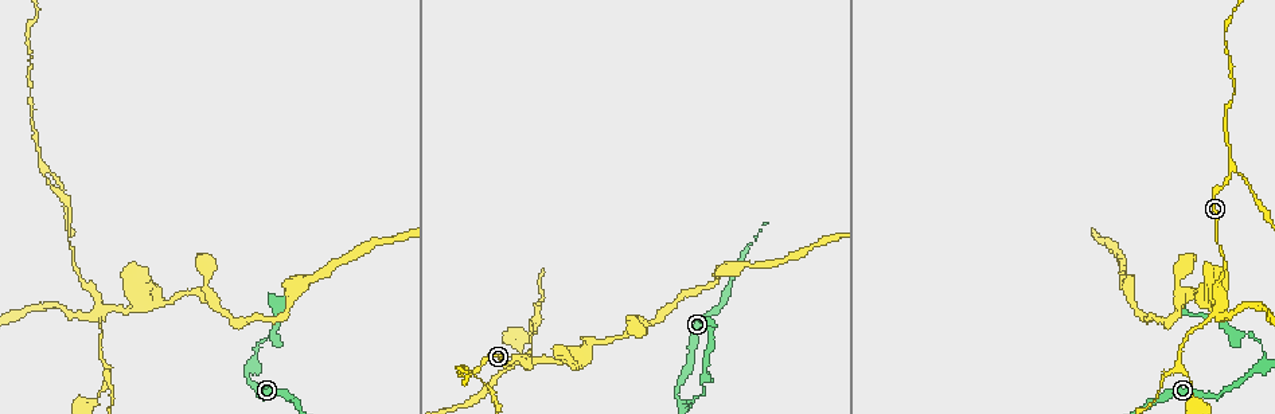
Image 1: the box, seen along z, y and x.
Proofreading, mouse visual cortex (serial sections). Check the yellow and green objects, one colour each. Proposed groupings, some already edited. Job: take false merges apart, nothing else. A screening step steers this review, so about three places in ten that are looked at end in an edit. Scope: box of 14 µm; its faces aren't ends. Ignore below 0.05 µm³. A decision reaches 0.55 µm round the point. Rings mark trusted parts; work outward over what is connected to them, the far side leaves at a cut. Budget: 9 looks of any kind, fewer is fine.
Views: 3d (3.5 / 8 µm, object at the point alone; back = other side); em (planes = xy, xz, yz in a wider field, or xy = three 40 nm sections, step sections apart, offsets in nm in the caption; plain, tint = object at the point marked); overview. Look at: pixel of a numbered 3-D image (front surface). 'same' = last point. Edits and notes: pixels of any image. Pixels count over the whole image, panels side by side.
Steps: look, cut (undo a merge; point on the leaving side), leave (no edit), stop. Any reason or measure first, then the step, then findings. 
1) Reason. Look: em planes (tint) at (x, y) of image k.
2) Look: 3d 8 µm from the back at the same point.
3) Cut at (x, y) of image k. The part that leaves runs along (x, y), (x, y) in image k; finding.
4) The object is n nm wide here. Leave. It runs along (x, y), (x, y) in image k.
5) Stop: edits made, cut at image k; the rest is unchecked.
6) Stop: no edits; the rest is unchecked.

Sudden change in width. Look: em xy step 2 (tint) at (102, 311) of image 1.

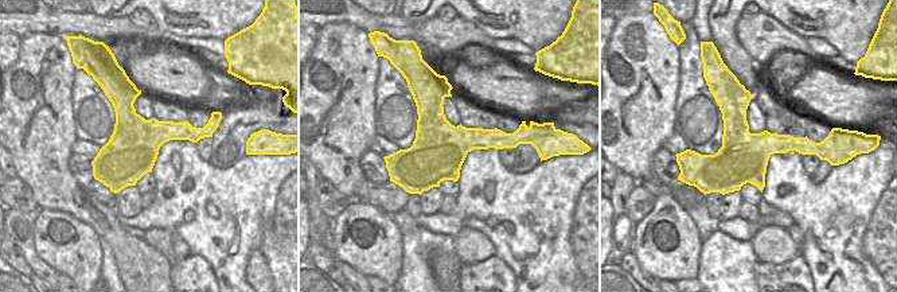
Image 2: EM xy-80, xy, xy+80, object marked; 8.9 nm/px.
Look: 3d 3.5 µm from the back at the same point.

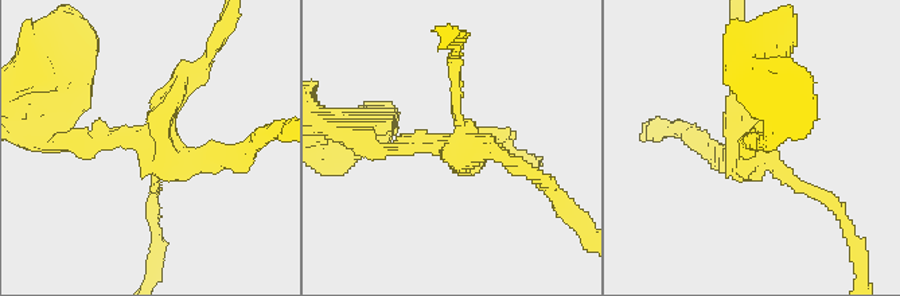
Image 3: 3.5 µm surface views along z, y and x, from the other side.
4 arms meet here. Cut at (112, 141) of image 3. The part that leaves runs along (190, 70), (162, 136), (104, 140) in image 3; two cells meet here.

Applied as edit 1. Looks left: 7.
A fork. Look: 3d 3.5 µm from the back at (106, 363) of image 1.

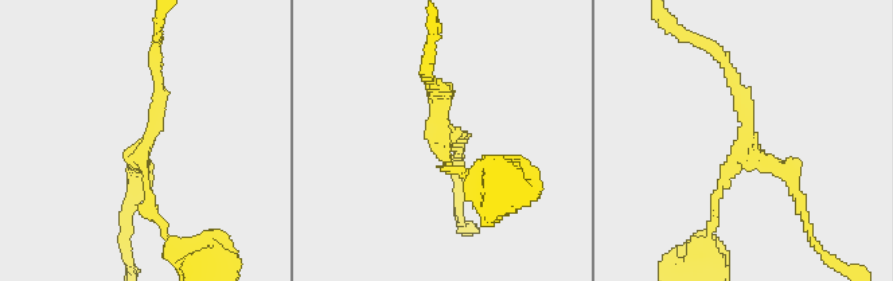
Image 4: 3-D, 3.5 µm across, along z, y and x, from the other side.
3 arms meet here; the arms are 100, 150, 150 nm wide; shape alone is not enough. Look: em xy step 5 (tint) at (451, 136) of image 4.

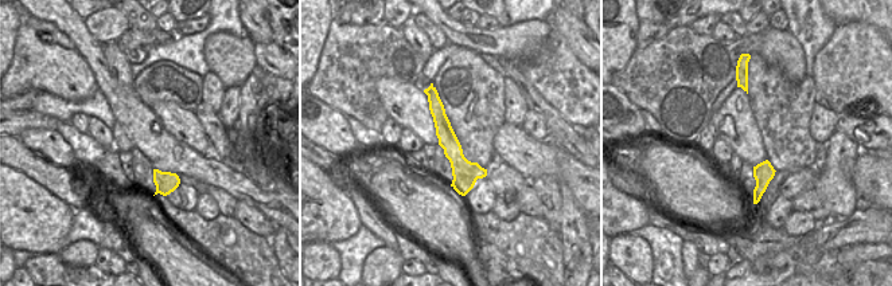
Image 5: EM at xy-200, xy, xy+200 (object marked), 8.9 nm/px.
Leave. It runs along (431, 93), (463, 171), (463, 191) in image 5; one cell here.

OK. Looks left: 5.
A fork. Look: 3d 8 µm at (1232, 169) of image 1.

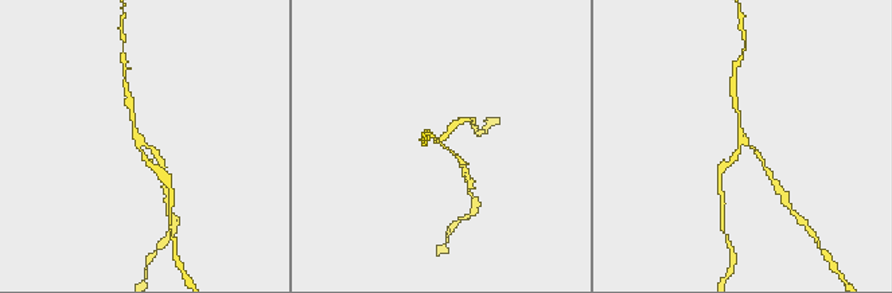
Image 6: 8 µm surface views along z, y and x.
Closer look. Look: 3d 3.5 µm at (139, 142) of image 6.

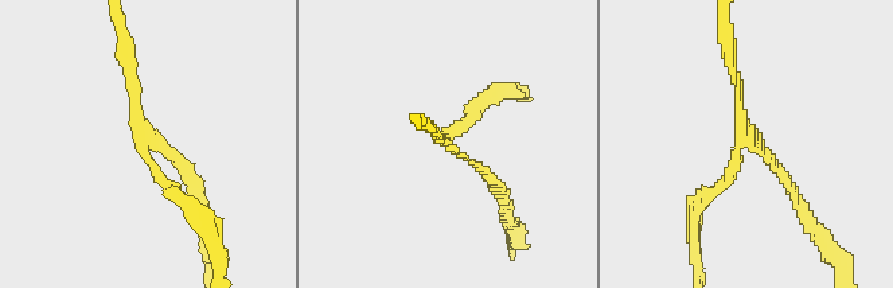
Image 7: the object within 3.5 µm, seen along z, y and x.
Look: em xy step 2 (tint) at (445, 143) of image 7.

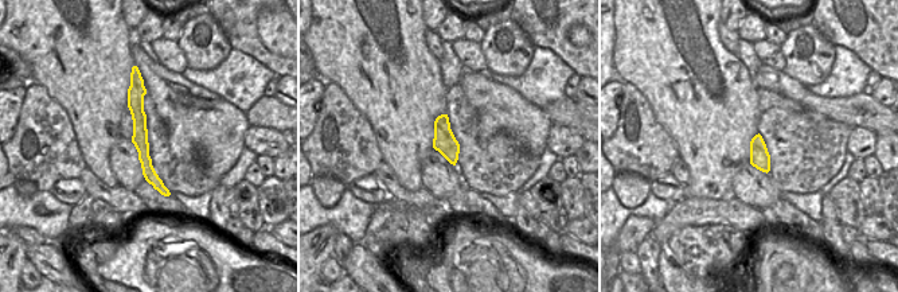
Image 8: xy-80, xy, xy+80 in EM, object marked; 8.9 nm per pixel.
The arms are 100, 150, 150 nm wide. Cut at (186, 172) of image 7. The part that leaves runs along (760, 146), (784, 175), (822, 241) in image 7; a second cell is stuck on.

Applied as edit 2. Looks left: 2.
Stop: edits made, cut at image 3, cut at image 7; the rest is unchecked.

